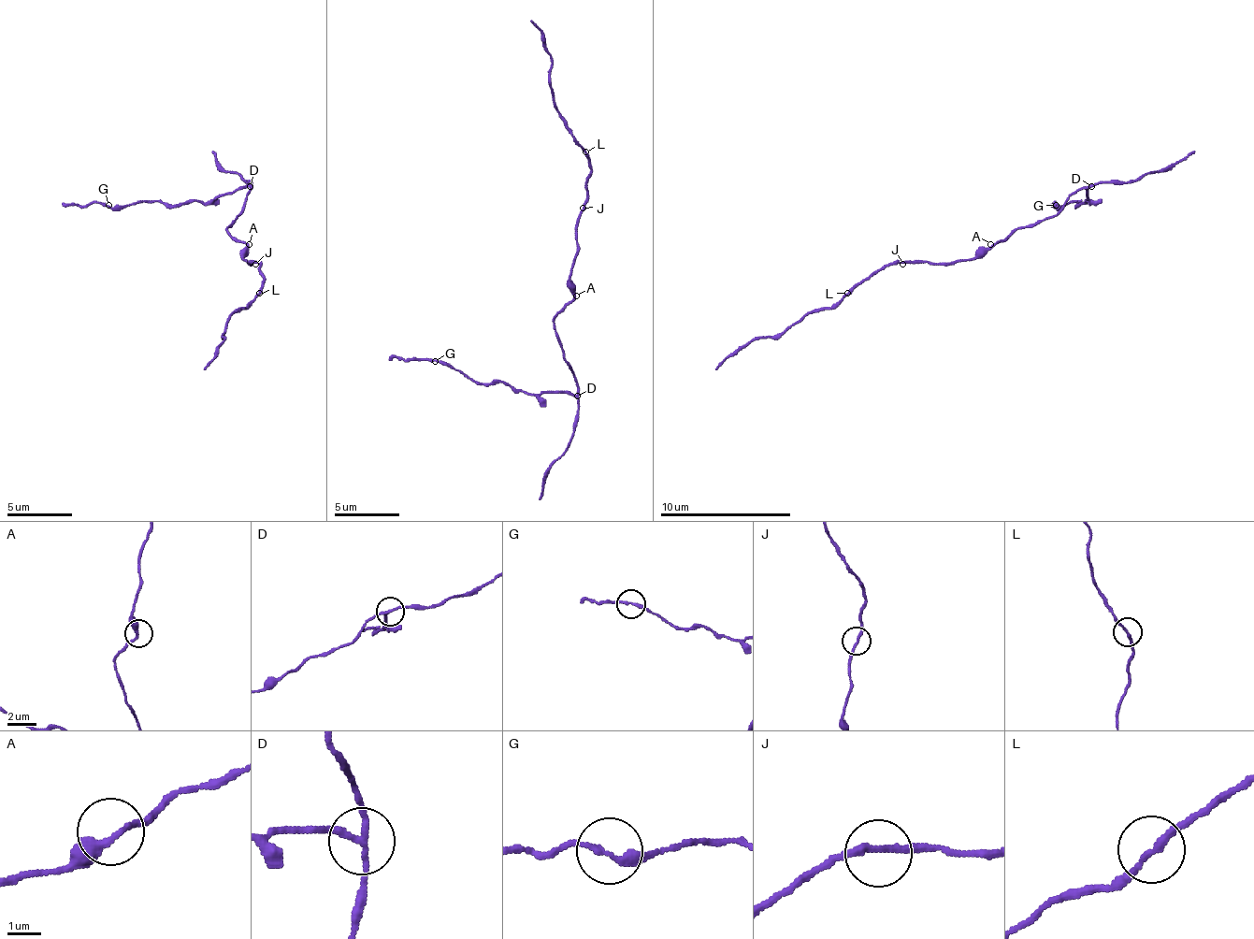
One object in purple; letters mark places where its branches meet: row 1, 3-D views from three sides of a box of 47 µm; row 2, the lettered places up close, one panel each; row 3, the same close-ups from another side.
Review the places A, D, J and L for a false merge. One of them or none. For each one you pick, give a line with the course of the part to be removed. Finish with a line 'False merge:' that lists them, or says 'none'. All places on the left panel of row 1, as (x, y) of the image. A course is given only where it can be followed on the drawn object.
D: Course of the part to remove: (249, 185), (196, 201), (174, 205), (148, 201), (111, 208), (63, 201)
False merge: D

